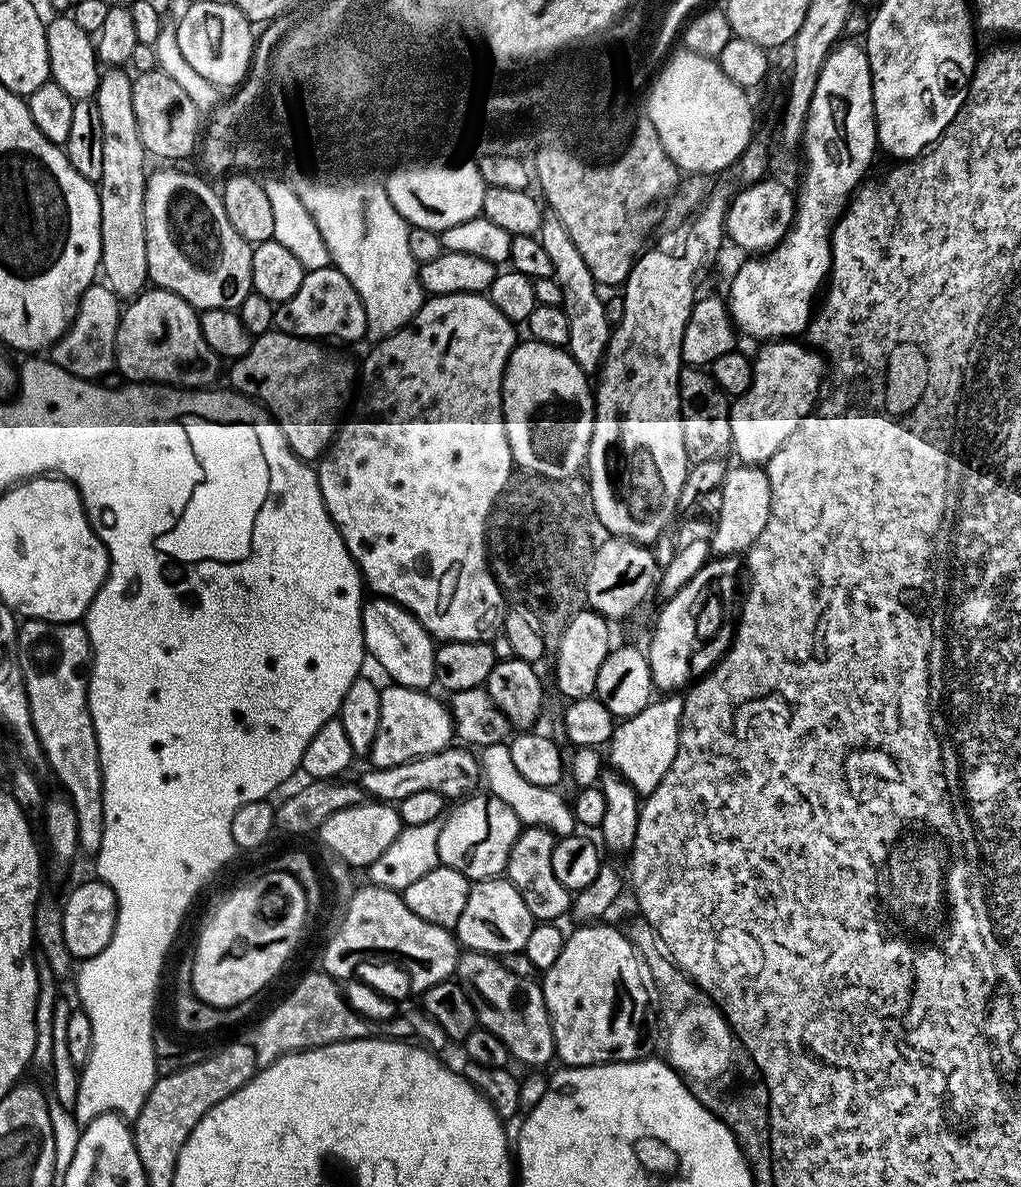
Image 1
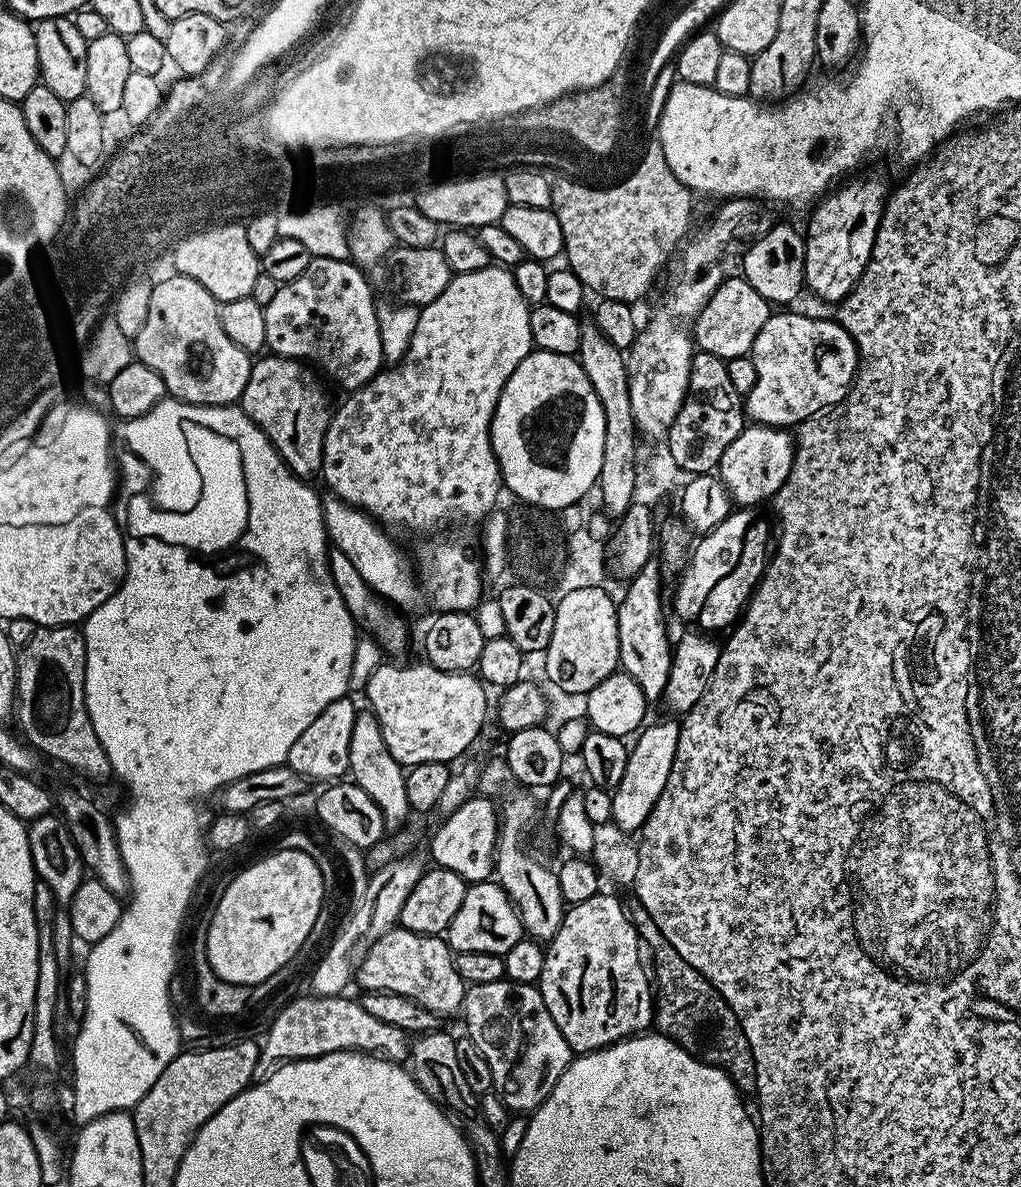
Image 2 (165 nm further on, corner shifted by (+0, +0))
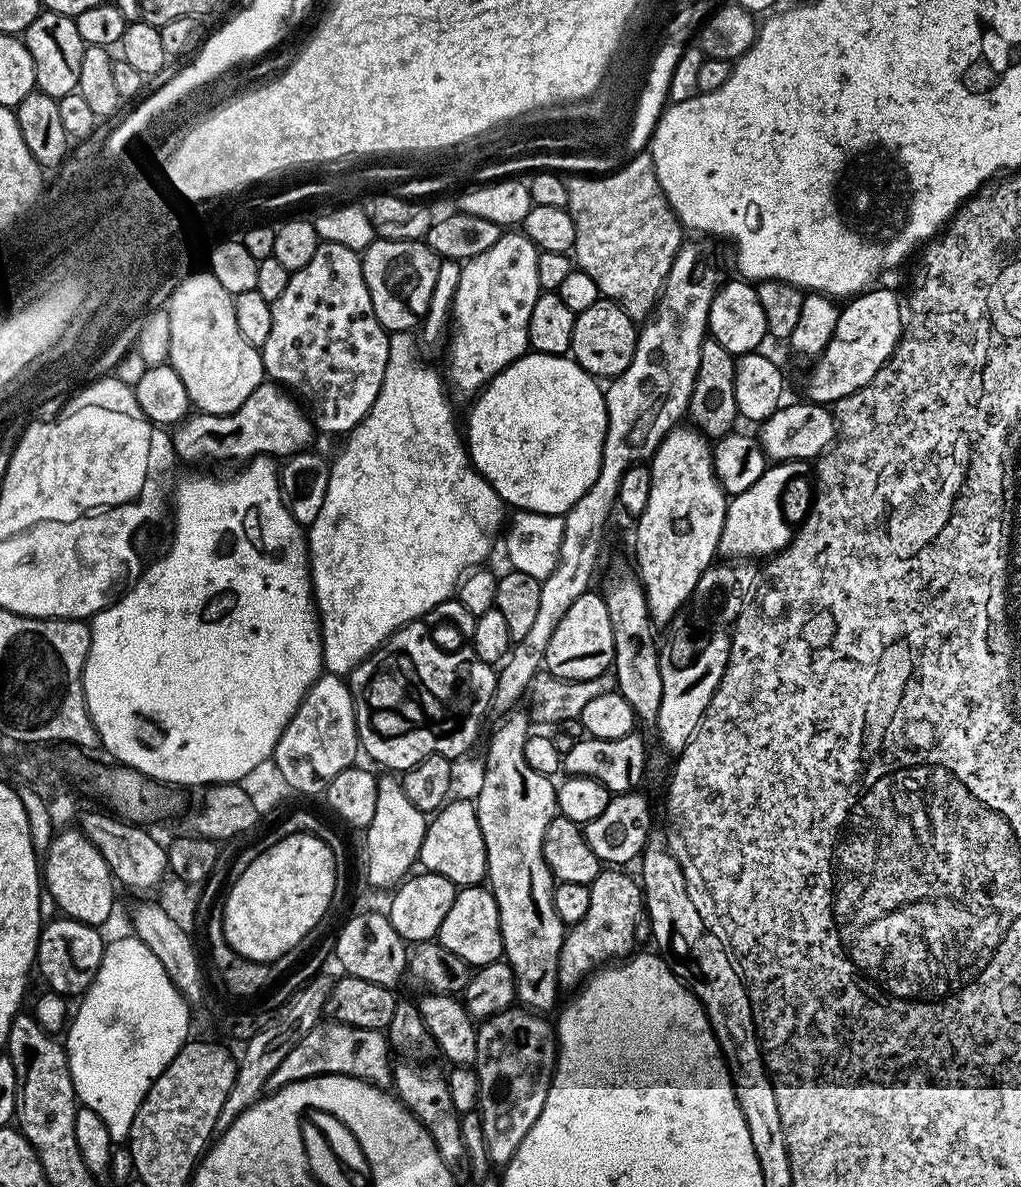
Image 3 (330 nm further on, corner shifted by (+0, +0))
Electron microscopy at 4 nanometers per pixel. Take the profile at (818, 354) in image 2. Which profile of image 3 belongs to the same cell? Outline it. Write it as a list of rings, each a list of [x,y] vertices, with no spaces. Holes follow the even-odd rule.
[[[876,286],[845,304],[848,305],[840,308],[838,326],[826,350],[811,365],[807,399],[813,404],[835,405],[837,400],[869,384],[874,374],[878,374],[878,370],[882,370],[884,363],[892,357],[904,335],[906,320],[903,315],[900,317],[900,300],[890,289]]]

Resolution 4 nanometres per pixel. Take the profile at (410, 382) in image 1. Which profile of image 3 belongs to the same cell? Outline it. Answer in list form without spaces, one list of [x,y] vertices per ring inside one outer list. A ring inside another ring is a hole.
[[[505,231],[498,238],[498,242],[490,246],[490,250],[478,254],[473,260],[463,261],[458,290],[454,294],[452,303],[450,339],[446,344],[446,349],[448,348],[446,376],[451,383],[452,380],[456,383],[458,391],[479,393],[489,380],[493,380],[498,373],[506,370],[506,366],[510,366],[517,358],[529,351],[530,310],[534,310],[534,302],[541,291],[538,282],[538,249],[523,231]]]

